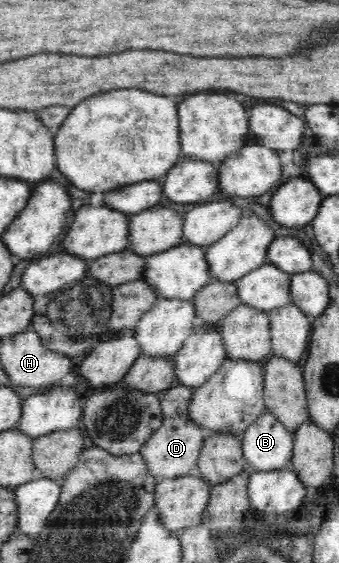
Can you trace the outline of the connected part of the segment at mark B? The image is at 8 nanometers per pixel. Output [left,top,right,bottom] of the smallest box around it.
[243,409,294,471]

